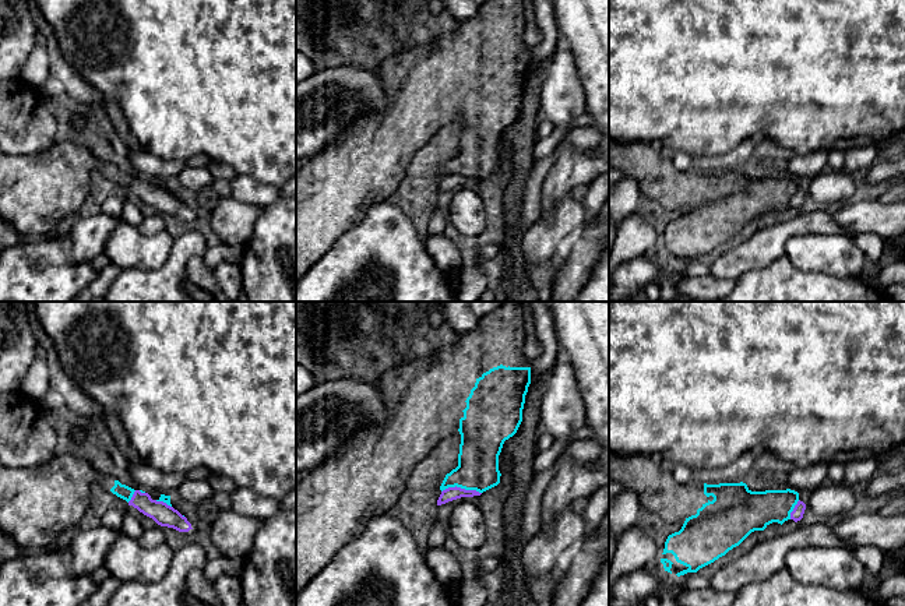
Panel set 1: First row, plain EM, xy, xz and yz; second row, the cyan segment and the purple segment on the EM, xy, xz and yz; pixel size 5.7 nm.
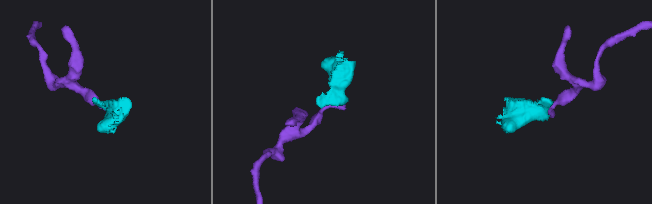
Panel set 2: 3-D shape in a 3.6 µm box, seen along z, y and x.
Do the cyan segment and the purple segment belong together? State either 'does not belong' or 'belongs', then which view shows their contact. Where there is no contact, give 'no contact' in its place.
does not belong; contact in xz

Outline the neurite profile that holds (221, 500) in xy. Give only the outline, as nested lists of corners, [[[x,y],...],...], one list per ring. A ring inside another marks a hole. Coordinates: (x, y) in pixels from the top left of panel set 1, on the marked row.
[[[215,492],[211,501],[218,508],[218,511],[232,508],[230,493],[228,492]]]

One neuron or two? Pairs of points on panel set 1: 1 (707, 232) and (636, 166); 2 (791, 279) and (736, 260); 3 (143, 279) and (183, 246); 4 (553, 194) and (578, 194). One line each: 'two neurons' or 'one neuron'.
1: one neuron
2: two neurons
3: one neuron
4: two neurons

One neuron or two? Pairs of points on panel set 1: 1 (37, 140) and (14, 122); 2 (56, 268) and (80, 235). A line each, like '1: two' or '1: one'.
1: one
2: two

